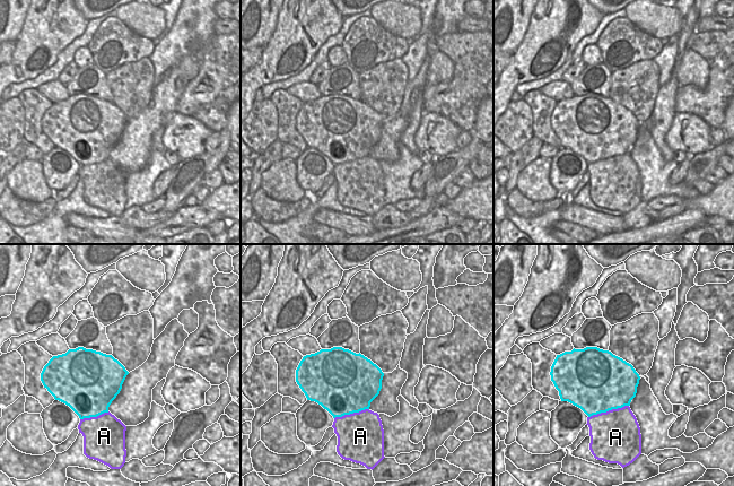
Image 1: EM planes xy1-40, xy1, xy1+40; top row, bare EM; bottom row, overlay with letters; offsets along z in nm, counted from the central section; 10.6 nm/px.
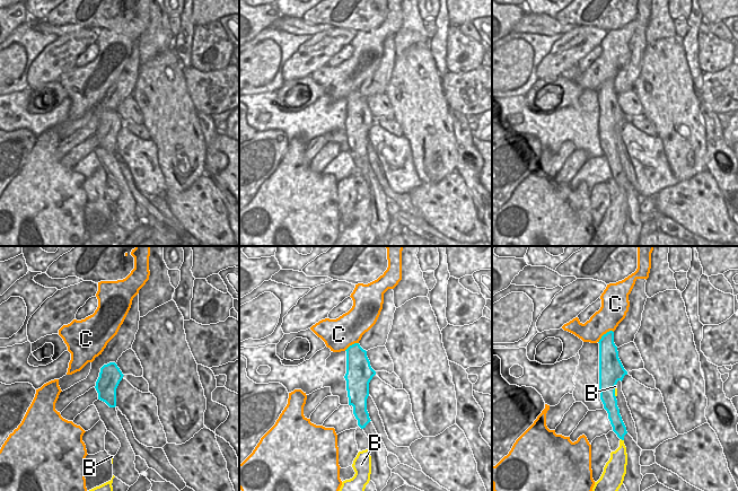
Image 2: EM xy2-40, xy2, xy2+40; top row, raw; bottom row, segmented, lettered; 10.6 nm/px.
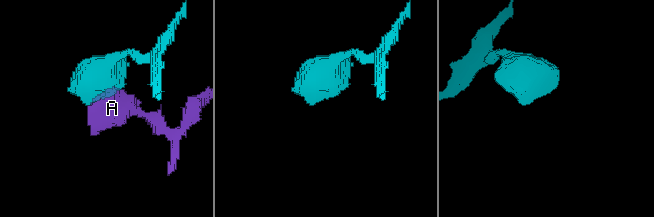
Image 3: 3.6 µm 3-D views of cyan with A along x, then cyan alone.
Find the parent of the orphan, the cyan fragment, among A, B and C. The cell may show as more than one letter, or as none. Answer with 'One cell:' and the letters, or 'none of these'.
One cell: B.

